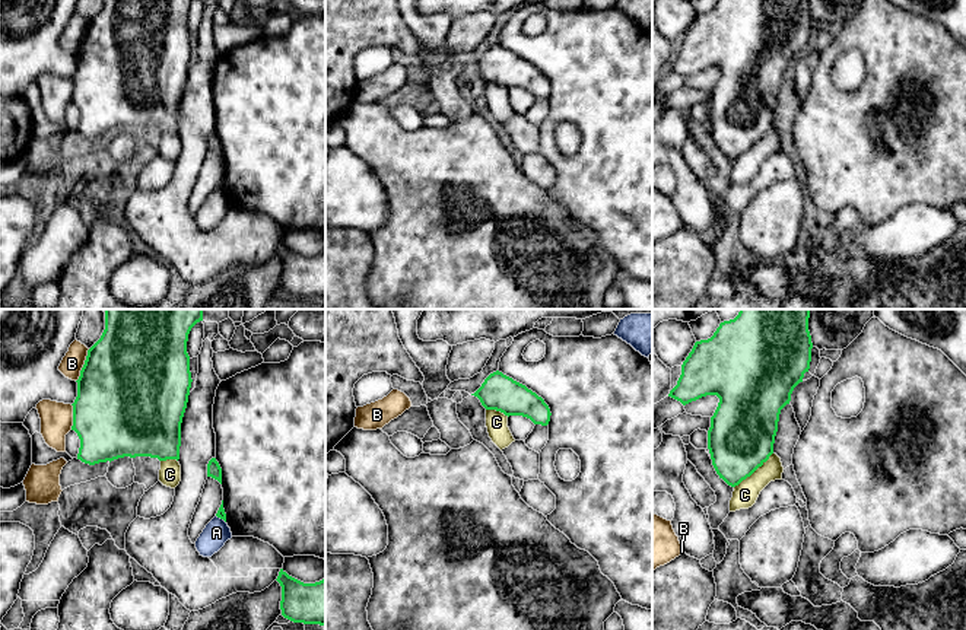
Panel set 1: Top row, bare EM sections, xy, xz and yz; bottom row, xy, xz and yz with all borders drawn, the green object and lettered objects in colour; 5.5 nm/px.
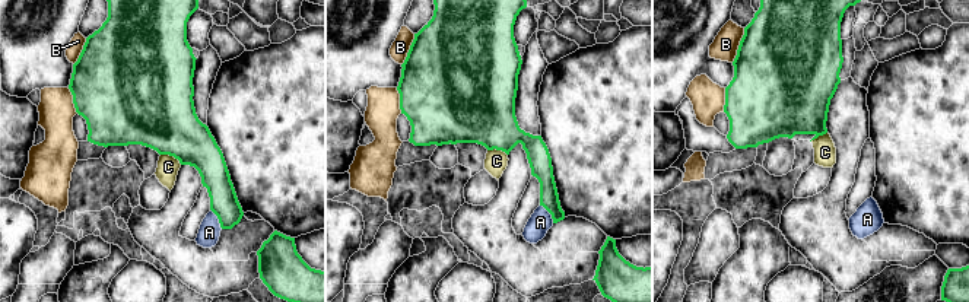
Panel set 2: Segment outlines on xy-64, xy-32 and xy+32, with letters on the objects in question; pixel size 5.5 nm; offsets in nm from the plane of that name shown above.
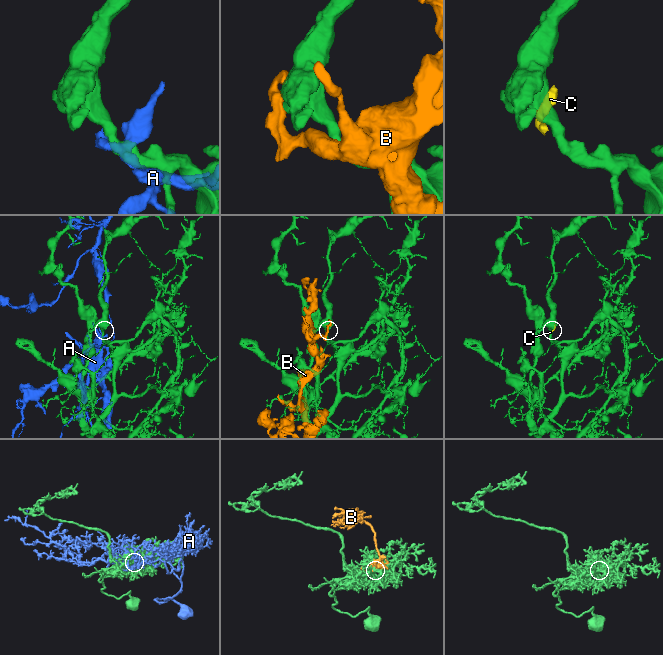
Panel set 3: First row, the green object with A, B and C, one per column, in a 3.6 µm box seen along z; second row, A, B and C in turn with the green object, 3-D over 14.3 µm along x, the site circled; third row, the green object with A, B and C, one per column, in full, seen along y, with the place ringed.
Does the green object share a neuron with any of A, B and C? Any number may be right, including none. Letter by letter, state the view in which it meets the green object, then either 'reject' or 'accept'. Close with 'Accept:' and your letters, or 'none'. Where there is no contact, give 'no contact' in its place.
A: contact in xy; reject
B: contact in xy; reject
C: contact in yz; reject
Accept: none

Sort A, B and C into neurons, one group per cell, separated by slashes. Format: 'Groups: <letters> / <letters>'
Groups: A C / B

